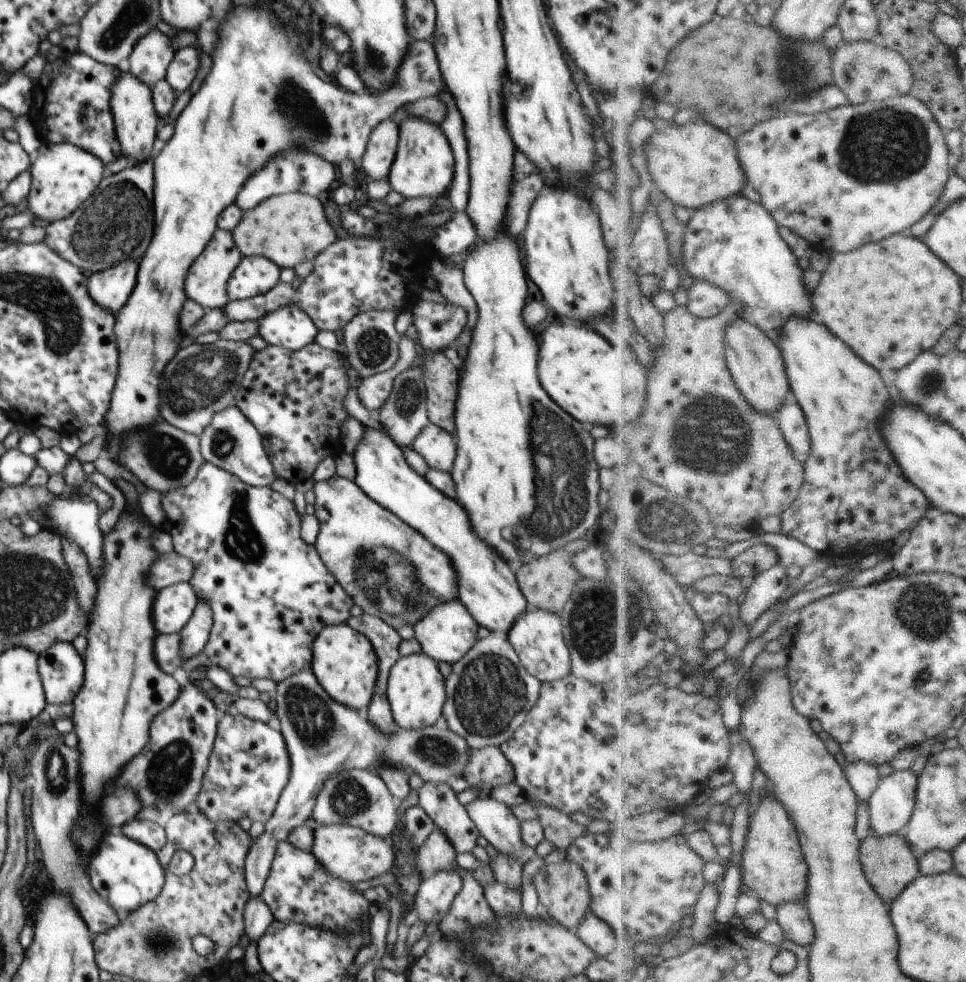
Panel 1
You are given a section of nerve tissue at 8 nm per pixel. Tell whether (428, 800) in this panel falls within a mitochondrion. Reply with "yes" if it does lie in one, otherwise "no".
no

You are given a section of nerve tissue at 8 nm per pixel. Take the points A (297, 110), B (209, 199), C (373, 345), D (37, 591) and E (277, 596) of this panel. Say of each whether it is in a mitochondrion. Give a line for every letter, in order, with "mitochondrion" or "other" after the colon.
A: mitochondrion
B: other
C: mitochondrion
D: mitochondrion
E: other

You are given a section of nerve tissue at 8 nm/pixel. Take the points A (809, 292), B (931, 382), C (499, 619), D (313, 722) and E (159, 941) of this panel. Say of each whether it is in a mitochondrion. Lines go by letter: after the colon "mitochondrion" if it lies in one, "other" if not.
A: other
B: mitochondrion
C: other
D: mitochondrion
E: mitochondrion

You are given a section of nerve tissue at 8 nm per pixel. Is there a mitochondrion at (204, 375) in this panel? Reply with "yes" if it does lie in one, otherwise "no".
yes

